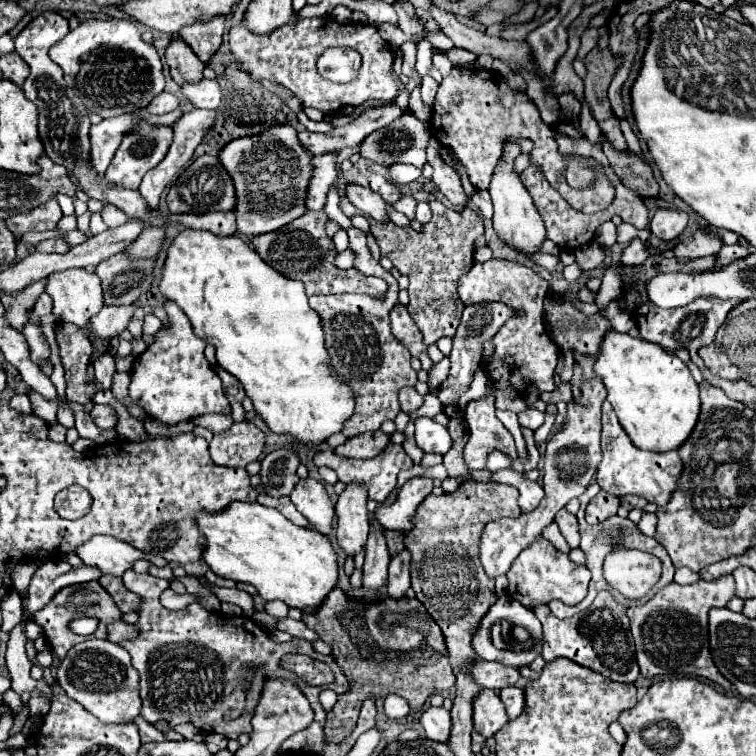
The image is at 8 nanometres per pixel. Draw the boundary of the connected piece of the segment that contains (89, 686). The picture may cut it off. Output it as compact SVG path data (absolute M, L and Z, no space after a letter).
M89 639L77 643L59 663L57 681L63 691L89 713L105 723L133 723L141 713L139 675L131 665L129 653L119 643L107 639Z

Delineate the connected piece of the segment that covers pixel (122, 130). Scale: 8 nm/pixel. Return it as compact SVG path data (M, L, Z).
M121 115L113 119L103 119L99 125L91 125L91 151L89 151L89 165L97 175L105 175L109 161L113 159L115 149L119 147L123 135L131 131L135 125L135 117Z

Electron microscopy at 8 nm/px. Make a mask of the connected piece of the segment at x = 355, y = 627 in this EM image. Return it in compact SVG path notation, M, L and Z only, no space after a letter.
M333 589L323 599L323 603L317 611L303 613L301 619L309 629L315 629L325 643L333 645L333 655L335 655L339 667L343 669L343 673L347 675L347 679L351 683L351 689L347 693L339 695L331 713L327 713L325 741L339 743L349 733L353 733L357 719L359 719L361 703L367 695L397 693L403 699L407 699L407 703L413 709L421 709L431 693L443 693L443 691L449 691L455 685L455 675L453 675L451 665L449 665L449 655L447 655L445 641L443 641L443 633L441 633L439 625L429 617L425 607L417 599L405 597L405 599L393 601L385 595L381 603L365 605L365 603L359 603L359 601L347 599L341 589Z

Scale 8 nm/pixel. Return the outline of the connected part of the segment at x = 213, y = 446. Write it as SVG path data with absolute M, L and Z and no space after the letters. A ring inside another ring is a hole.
M233 423L231 429L217 433L209 443L211 459L213 463L225 467L247 467L247 463L259 459L263 441L263 431L253 423Z

